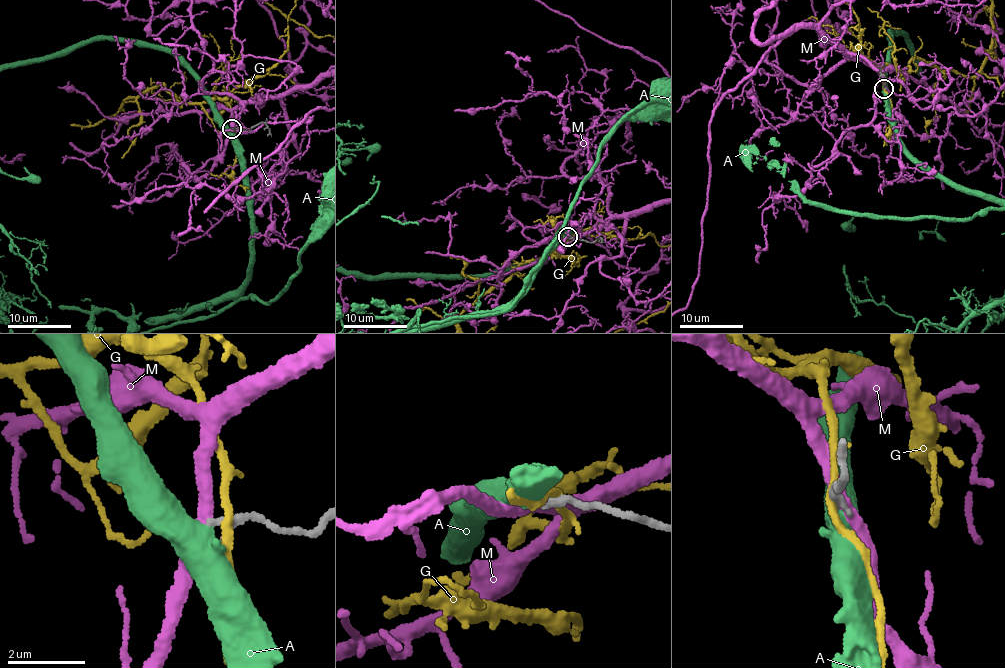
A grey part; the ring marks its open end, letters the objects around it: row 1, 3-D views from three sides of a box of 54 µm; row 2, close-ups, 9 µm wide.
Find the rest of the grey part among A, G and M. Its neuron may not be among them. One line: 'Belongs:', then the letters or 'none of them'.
Belongs: none of them

